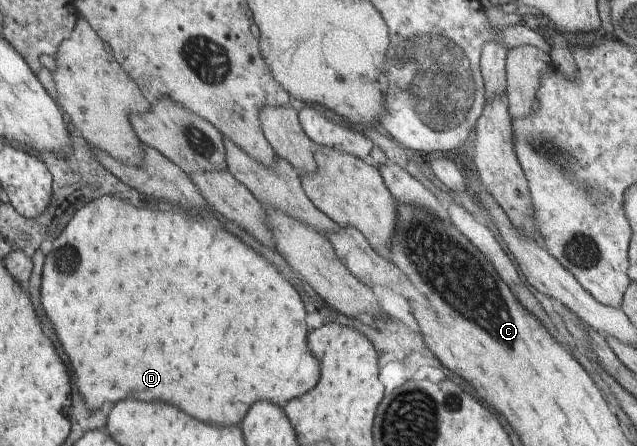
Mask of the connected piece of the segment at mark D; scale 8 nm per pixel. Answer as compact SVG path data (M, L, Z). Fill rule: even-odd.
M105 194L97 200L88 202L75 213L75 218L65 231L54 242L54 249L46 253L41 283L41 303L43 309L57 329L57 339L63 345L67 357L71 359L71 367L77 373L79 391L85 397L85 404L90 409L101 409L104 403L115 403L127 397L143 399L143 401L167 401L179 405L185 413L199 417L199 421L217 423L217 425L241 425L252 405L259 400L273 402L284 407L289 401L303 396L321 377L321 362L310 351L307 340L307 317L301 295L295 287L261 253L243 243L239 237L229 233L223 225L209 212L187 211L183 208L171 207L171 210L135 207L128 200ZM169 263L169 265L165 265ZM103 313L105 313L105 335L103 339Z

